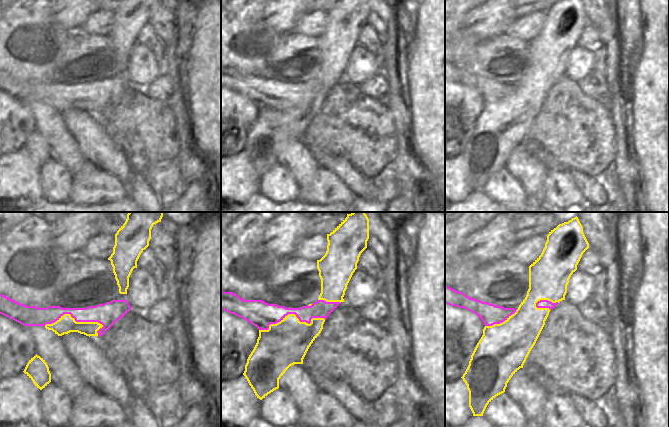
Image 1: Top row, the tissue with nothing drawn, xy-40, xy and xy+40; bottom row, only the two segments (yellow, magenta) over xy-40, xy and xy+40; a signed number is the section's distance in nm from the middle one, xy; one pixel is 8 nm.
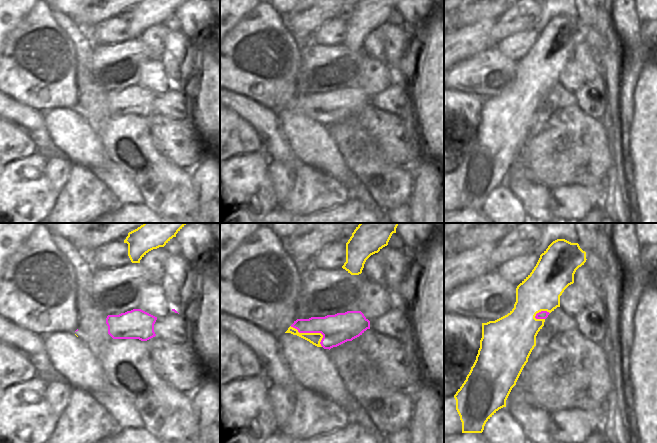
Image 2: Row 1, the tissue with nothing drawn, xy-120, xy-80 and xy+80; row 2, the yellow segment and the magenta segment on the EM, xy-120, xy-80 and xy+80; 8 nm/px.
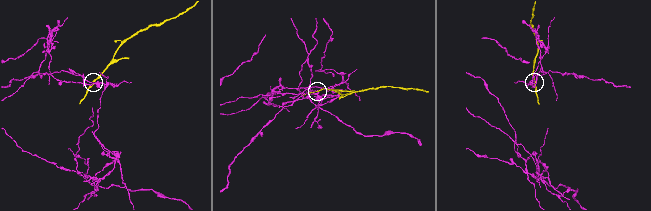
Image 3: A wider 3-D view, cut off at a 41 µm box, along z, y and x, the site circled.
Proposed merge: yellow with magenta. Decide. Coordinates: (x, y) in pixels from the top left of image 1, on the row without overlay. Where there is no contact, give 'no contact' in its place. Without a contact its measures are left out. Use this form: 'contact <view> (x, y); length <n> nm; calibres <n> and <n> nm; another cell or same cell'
contact xy (292, 90); length 550 nm; calibres 360 and 200 nm; another cell

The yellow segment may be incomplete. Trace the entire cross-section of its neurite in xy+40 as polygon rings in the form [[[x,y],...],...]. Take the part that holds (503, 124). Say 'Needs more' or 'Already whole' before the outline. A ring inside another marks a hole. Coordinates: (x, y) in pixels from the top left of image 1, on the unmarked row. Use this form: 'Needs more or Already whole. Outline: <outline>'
Already whole. Outline: [[[559,0],[549,8],[541,31],[529,42],[529,65],[525,75],[504,98],[484,103],[483,111],[461,153],[469,167],[469,183],[473,192],[483,192],[487,181],[505,168],[511,153],[523,144],[550,88],[549,84],[537,84],[536,79],[540,76],[552,79],[565,76],[569,55],[588,24],[581,0]]]

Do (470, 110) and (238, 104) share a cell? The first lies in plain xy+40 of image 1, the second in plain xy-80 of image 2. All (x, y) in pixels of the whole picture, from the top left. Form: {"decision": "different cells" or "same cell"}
{"decision": "different cells"}

